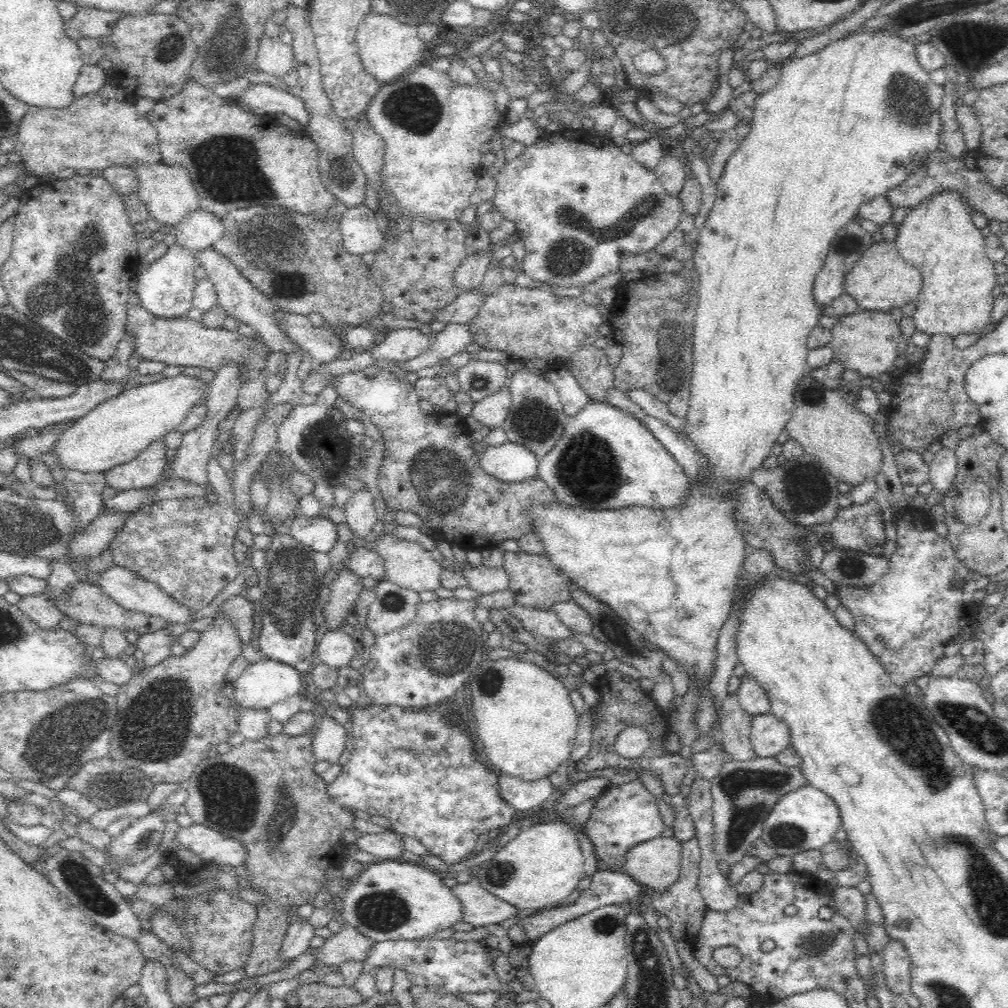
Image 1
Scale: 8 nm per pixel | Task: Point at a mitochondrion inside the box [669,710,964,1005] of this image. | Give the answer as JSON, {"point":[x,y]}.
{"point":[742,818]}

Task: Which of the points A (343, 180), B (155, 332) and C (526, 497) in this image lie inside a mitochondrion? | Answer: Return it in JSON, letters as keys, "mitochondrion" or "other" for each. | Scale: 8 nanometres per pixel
{"A":"mitochondrion","B":"other","C":"other"}

